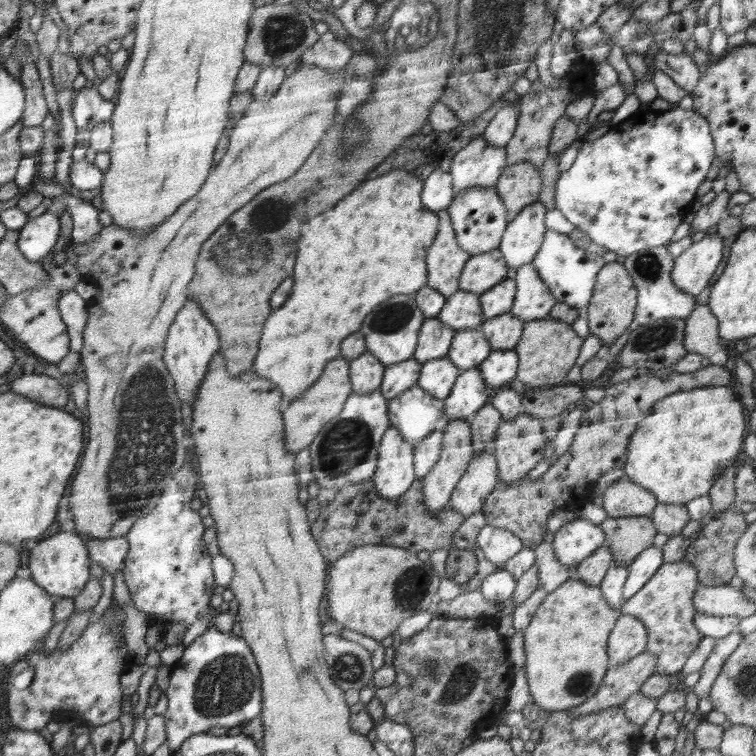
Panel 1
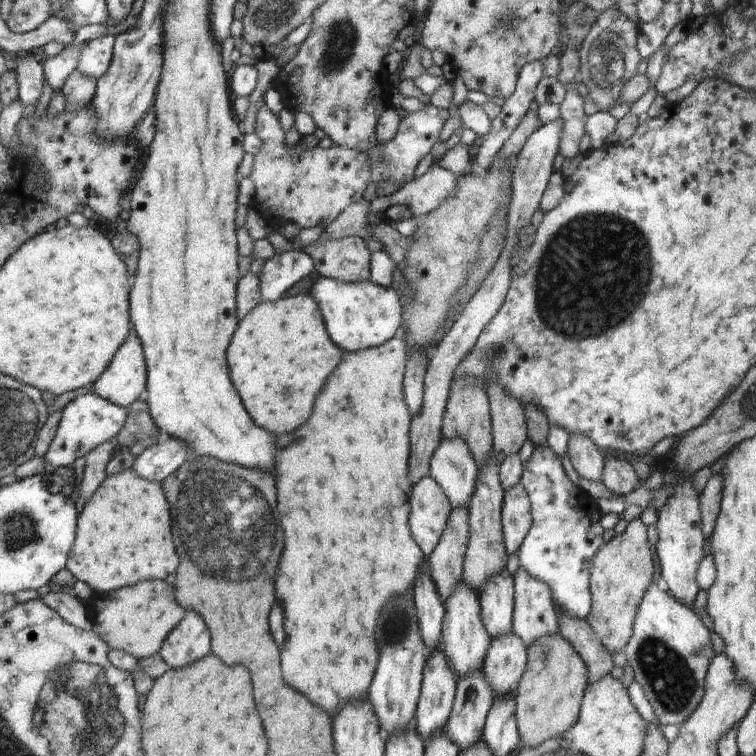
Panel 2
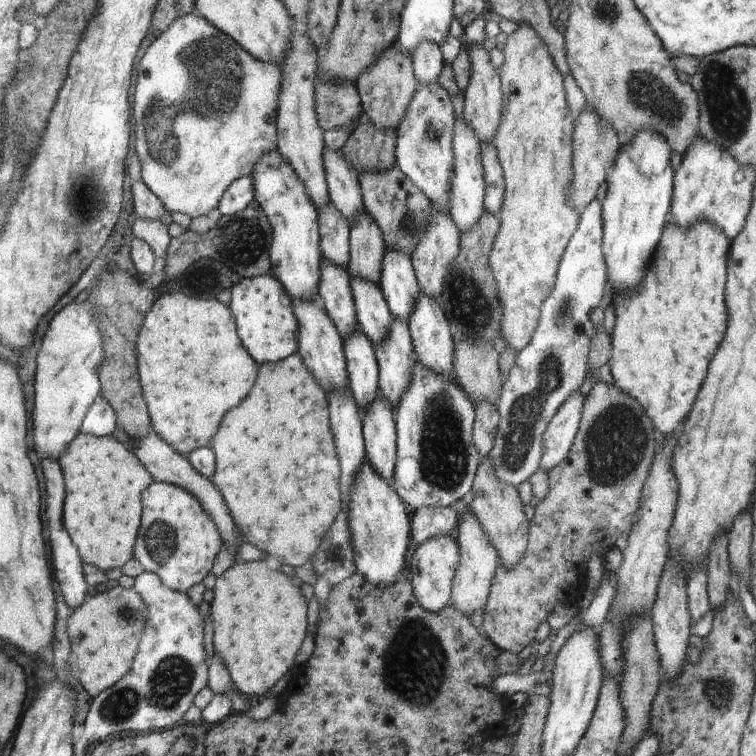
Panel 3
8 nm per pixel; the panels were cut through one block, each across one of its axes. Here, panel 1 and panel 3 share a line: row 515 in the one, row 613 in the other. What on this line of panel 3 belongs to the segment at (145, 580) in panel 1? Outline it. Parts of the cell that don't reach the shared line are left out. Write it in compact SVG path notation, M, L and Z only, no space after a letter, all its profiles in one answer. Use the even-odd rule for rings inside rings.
M142 572L134 580L133 589L140 593L146 604L146 626L142 630L144 636L144 652L136 656L136 668L131 668L127 675L106 691L100 692L94 697L90 710L84 722L82 740L86 742L86 748L93 753L99 742L105 741L110 734L118 734L120 730L136 730L136 733L148 733L148 730L170 729L176 722L182 720L182 716L192 706L194 696L198 695L208 685L208 664L206 664L206 652L202 646L202 618L198 610L190 604L188 594L172 590L160 580L158 574Z

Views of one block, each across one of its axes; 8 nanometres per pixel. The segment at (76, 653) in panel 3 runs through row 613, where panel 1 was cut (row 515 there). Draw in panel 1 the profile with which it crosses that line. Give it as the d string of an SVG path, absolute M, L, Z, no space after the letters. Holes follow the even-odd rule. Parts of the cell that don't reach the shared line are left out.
M302 63L290 77L282 81L278 91L274 93L274 97L267 101L252 99L252 102L246 107L244 117L242 117L232 129L232 134L229 138L228 150L224 154L222 160L218 162L215 171L208 176L207 182L203 185L202 190L198 192L192 199L188 199L186 203L178 208L174 215L164 220L164 223L159 227L154 228L154 232L150 232L148 236L136 236L136 232L130 232L128 228L120 228L116 224L110 224L103 227L100 234L96 238L90 239L88 243L73 243L74 256L78 256L77 265L82 279L94 282L98 285L99 291L94 300L88 302L88 321L84 327L84 342L80 353L80 361L84 365L84 373L86 373L87 389L88 389L88 452L84 452L84 460L80 462L80 472L76 474L76 480L72 482L72 490L70 490L70 514L74 516L75 532L84 541L88 539L111 539L124 536L131 530L132 524L137 520L143 519L146 515L151 514L151 510L158 504L157 499L162 497L162 494L176 472L180 470L180 466L184 464L184 452L186 452L186 442L184 442L184 424L182 424L182 414L180 414L180 402L176 398L177 392L174 392L174 380L168 374L166 362L163 360L163 355L166 353L167 336L170 334L170 326L175 322L176 315L182 310L184 303L187 302L188 284L190 278L196 274L195 263L198 262L199 252L203 250L202 245L207 242L206 238L210 238L212 234L228 218L231 218L239 208L246 206L255 198L259 192L264 188L269 188L273 184L282 183L283 180L290 179L296 171L306 163L310 158L311 153L318 147L318 144L323 143L322 136L326 135L326 130L330 130L332 122L336 116L336 98L338 92L342 90L342 86L346 84L346 70L344 68L328 71L324 67L318 65Z

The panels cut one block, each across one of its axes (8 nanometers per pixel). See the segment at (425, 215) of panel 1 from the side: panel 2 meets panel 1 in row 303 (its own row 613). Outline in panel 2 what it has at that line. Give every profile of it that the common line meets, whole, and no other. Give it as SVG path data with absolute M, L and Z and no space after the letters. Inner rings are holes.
M398 333L388 343L356 350L356 352L343 352L340 362L340 372L332 376L332 384L324 388L324 396L320 396L320 404L316 404L316 416L300 428L300 432L294 432L294 440L288 448L284 448L284 456L280 456L280 472L276 484L280 484L280 516L284 516L284 532L288 532L288 552L284 552L284 564L280 564L280 600L284 606L286 616L286 642L284 646L284 680L292 684L298 692L308 696L308 700L316 702L316 706L324 708L330 716L338 712L340 706L362 700L367 696L370 682L374 678L374 670L378 664L378 646L374 640L374 630L378 616L382 608L396 596L396 594L408 594L415 586L416 578L420 576L422 562L426 557L411 535L409 496L412 491L412 482L408 478L408 458L410 458L411 430L410 411L408 410L406 396L402 396L402 376L406 376L407 359L410 349L404 337Z

